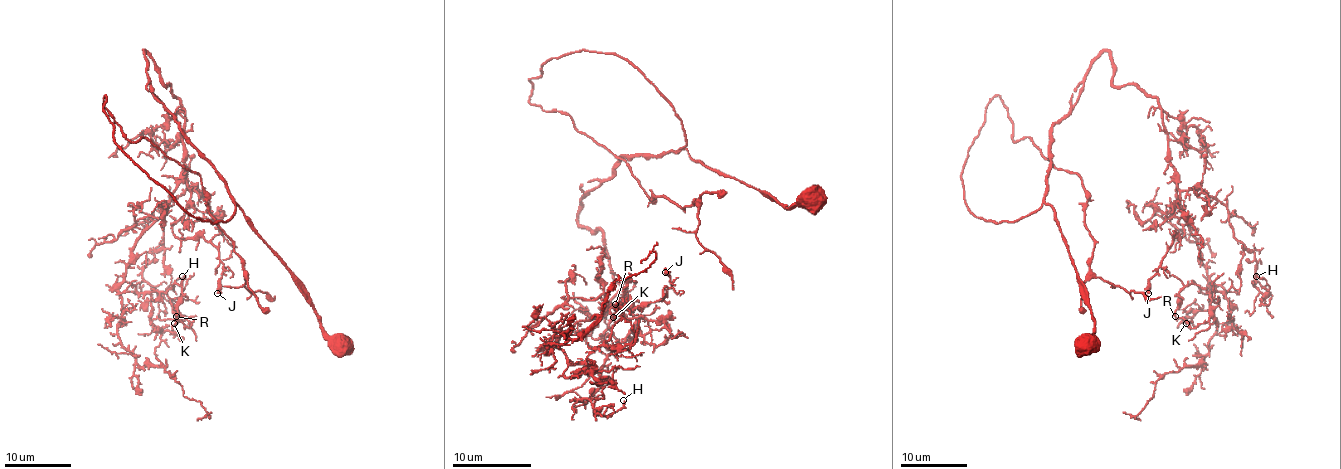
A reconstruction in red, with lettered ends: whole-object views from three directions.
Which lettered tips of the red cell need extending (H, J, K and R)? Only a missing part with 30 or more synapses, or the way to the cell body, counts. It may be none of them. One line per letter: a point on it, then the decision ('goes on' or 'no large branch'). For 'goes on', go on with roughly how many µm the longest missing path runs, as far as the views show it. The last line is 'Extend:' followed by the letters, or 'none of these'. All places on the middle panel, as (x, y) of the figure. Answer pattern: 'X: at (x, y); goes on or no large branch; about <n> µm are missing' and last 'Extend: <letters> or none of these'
H: at (623, 400); no large branch
J: at (665, 272); no large branch
K: at (613, 317); no large branch
R: at (615, 304); no large branch
Extend: none of these

